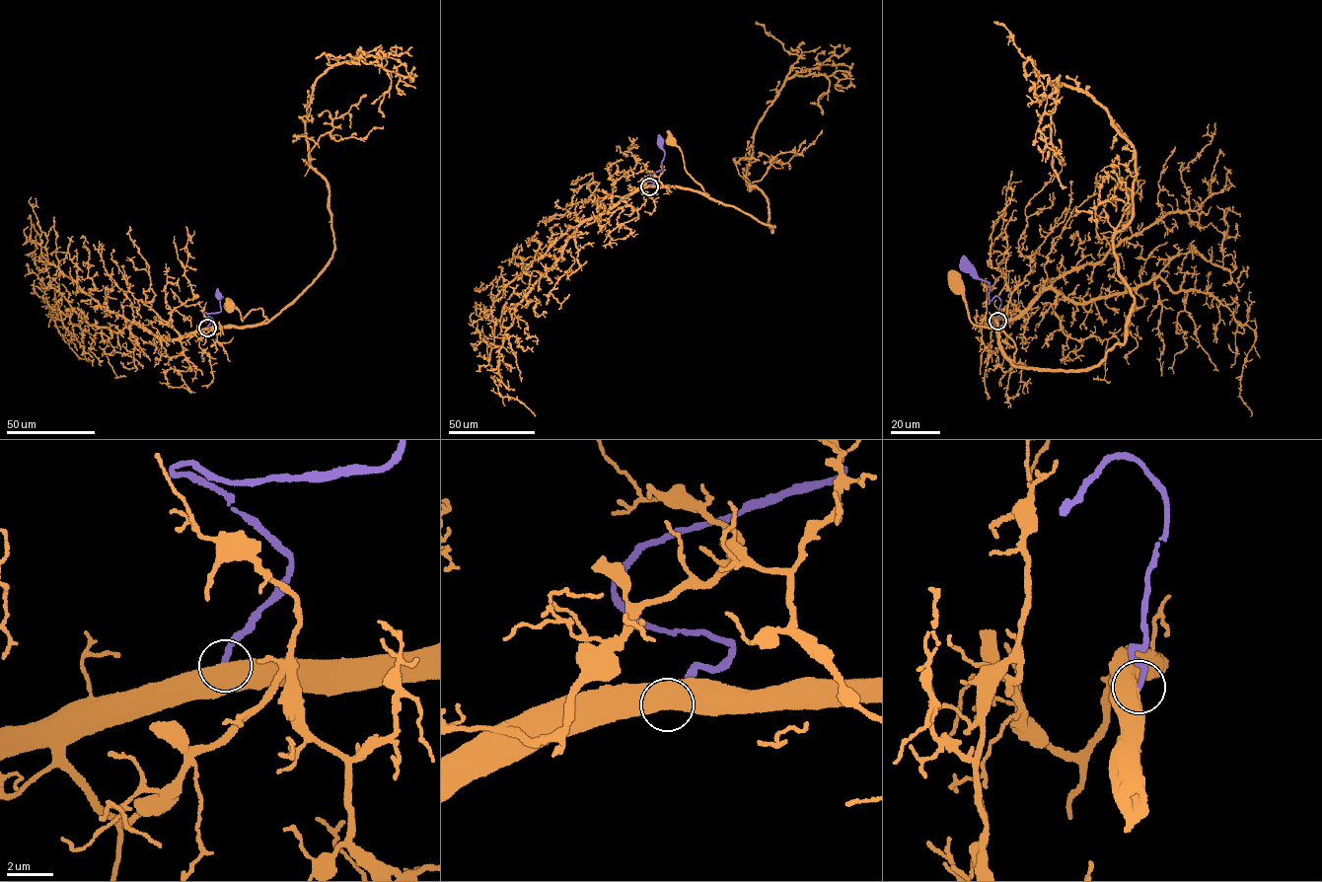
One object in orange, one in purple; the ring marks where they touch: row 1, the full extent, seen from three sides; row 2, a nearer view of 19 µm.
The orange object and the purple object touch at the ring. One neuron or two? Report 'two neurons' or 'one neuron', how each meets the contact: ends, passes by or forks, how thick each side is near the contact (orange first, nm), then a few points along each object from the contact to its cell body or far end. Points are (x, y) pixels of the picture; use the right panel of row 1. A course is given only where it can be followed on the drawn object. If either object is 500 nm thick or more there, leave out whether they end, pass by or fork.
two neurons; 800 nm thick on the orange side, 240 nm on the other; orange runs (997, 320), (999, 344), (1010, 360), (1014, 358), (1016, 345), (1011, 337), (995, 328), (976, 326), (956, 288); purple runs (997, 320), (1000, 301), (995, 296), (990, 303), (990, 284), (966, 265)

